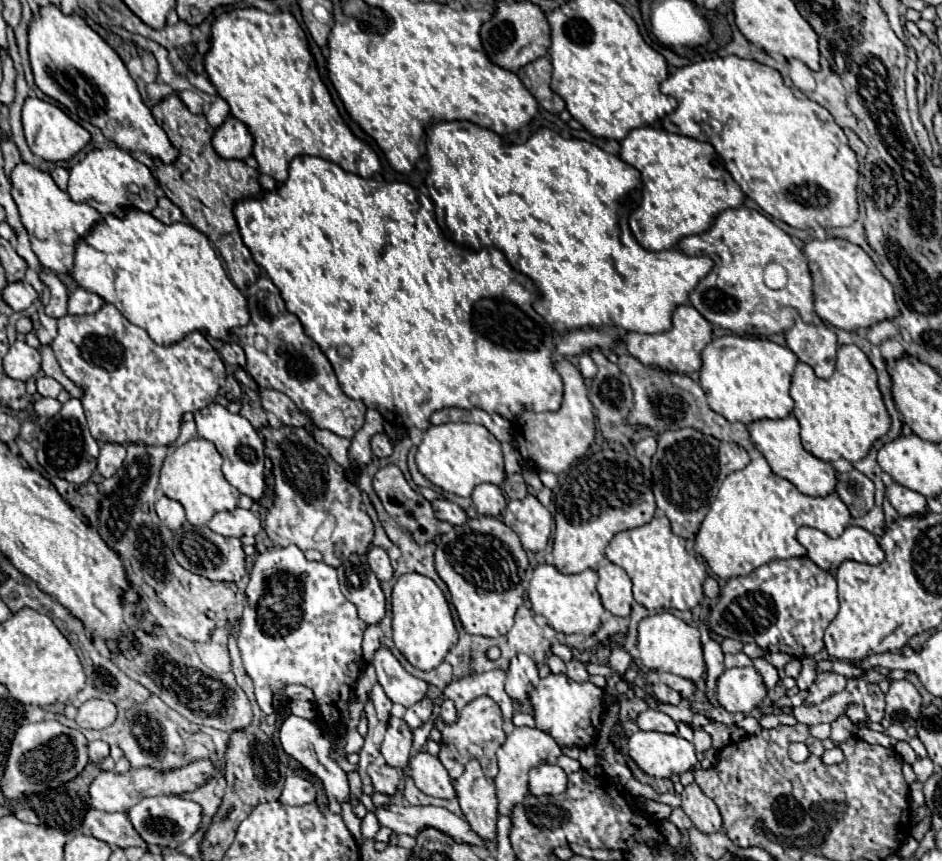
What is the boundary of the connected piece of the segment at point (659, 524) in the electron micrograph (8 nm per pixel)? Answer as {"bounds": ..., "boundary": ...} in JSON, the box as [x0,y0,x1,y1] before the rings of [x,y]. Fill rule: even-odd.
{"bounds":[606,517,708,611],"boundary":[[[654,517],[642,527],[616,533],[606,547],[606,557],[628,573],[634,583],[634,599],[650,611],[686,611],[696,607],[704,598],[702,585],[708,577],[706,563],[686,551],[686,539],[672,533],[666,517]]]}

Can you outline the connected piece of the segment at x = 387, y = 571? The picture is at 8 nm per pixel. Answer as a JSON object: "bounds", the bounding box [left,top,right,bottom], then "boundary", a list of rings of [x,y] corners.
{"bounds":[366,545,394,581],"boundary":[[[370,545],[366,555],[368,555],[368,563],[370,563],[370,569],[374,571],[374,575],[380,581],[390,581],[392,575],[394,575],[394,569],[392,569],[392,563],[388,559],[388,553],[382,547]]]}

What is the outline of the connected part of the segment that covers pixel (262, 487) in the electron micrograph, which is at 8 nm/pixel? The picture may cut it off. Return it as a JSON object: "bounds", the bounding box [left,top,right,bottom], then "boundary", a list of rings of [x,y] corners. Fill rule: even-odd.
{"bounds":[194,405,266,501],"boundary":[[[208,405],[194,413],[196,429],[202,439],[208,439],[216,445],[218,453],[224,459],[222,473],[230,485],[234,485],[242,495],[248,495],[252,501],[260,501],[266,495],[266,477],[264,477],[264,443],[258,437],[256,429],[250,425],[248,419],[230,413],[222,405]]]}

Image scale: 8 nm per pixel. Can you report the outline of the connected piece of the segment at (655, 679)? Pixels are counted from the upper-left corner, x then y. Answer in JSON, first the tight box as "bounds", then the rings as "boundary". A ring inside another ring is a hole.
{"bounds":[646,671,698,701],"boundary":[[[648,671],[646,673],[646,681],[648,683],[666,683],[668,687],[672,687],[674,691],[680,693],[682,699],[688,699],[692,701],[692,697],[698,693],[696,685],[684,677],[678,677],[678,675],[672,675],[672,673],[658,673],[658,671]]]}

